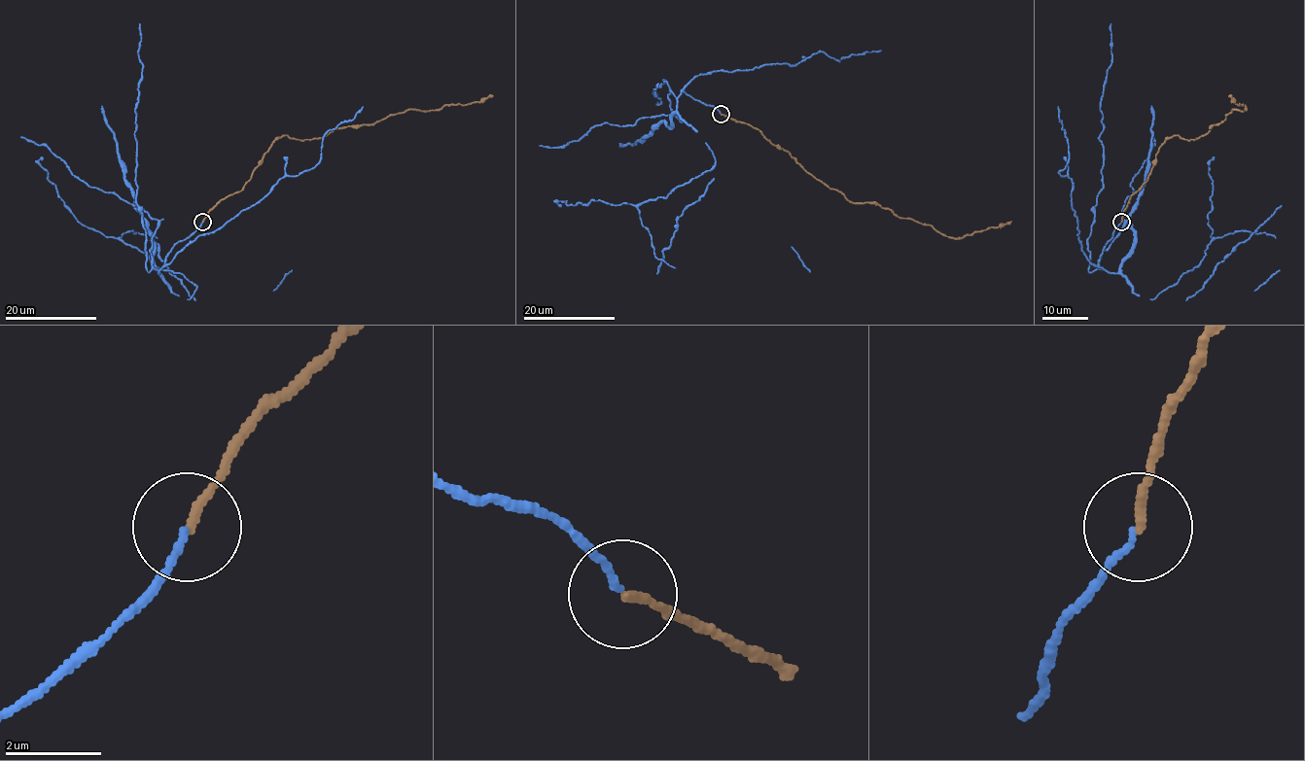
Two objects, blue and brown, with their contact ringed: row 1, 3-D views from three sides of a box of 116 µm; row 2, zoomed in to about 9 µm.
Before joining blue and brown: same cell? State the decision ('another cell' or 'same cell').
same cell

